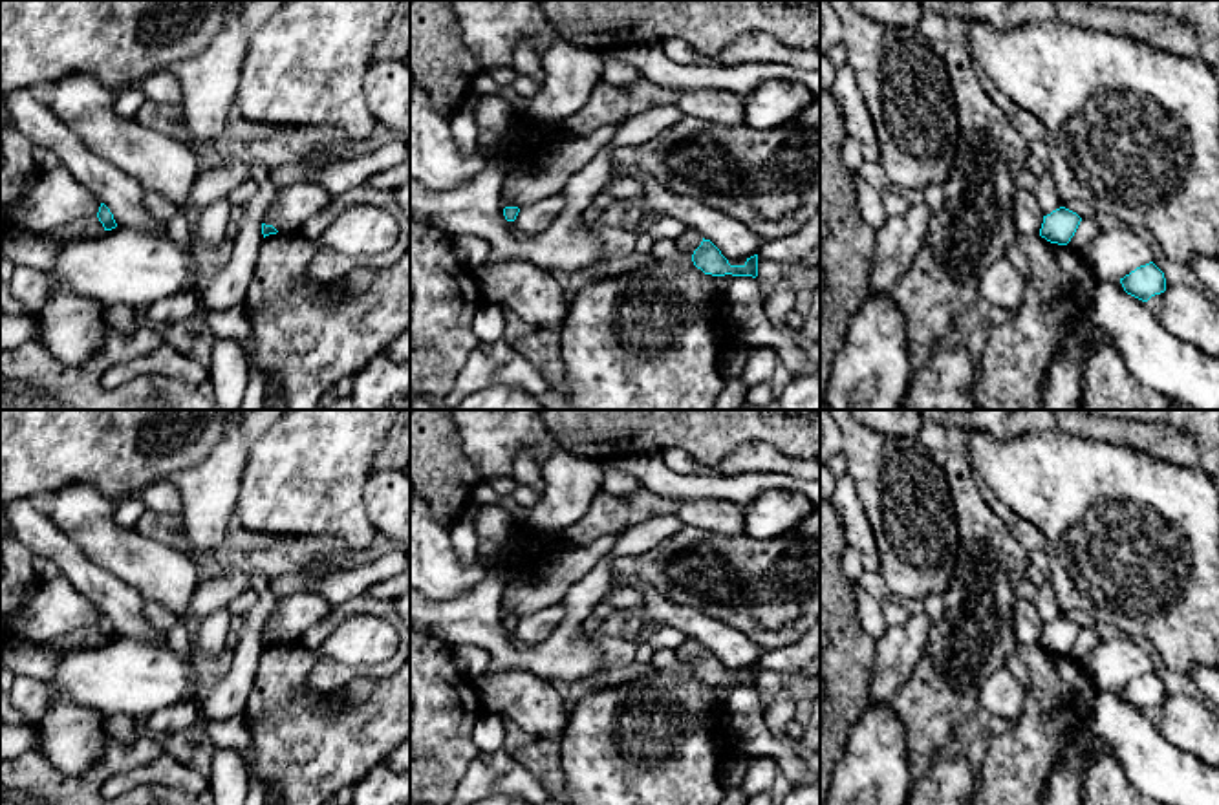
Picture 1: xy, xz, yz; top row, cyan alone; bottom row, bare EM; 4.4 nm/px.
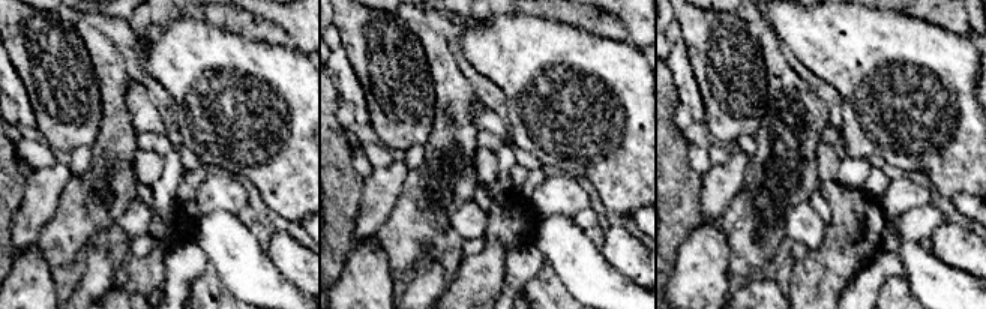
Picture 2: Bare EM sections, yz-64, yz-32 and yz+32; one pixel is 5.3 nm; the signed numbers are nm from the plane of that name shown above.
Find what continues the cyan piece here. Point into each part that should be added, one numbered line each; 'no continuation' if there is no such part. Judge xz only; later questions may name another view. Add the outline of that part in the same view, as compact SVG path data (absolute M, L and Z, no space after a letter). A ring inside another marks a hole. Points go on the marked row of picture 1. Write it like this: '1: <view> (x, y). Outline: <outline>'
no continuation

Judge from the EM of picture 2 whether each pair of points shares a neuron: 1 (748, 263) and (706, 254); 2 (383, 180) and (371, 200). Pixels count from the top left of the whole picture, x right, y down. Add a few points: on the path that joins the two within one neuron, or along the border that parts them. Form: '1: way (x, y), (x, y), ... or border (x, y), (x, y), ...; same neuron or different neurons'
1: border (718, 224), (727, 242), (730, 270); different neurons
2: way (383, 185), (375, 195); same neuron

